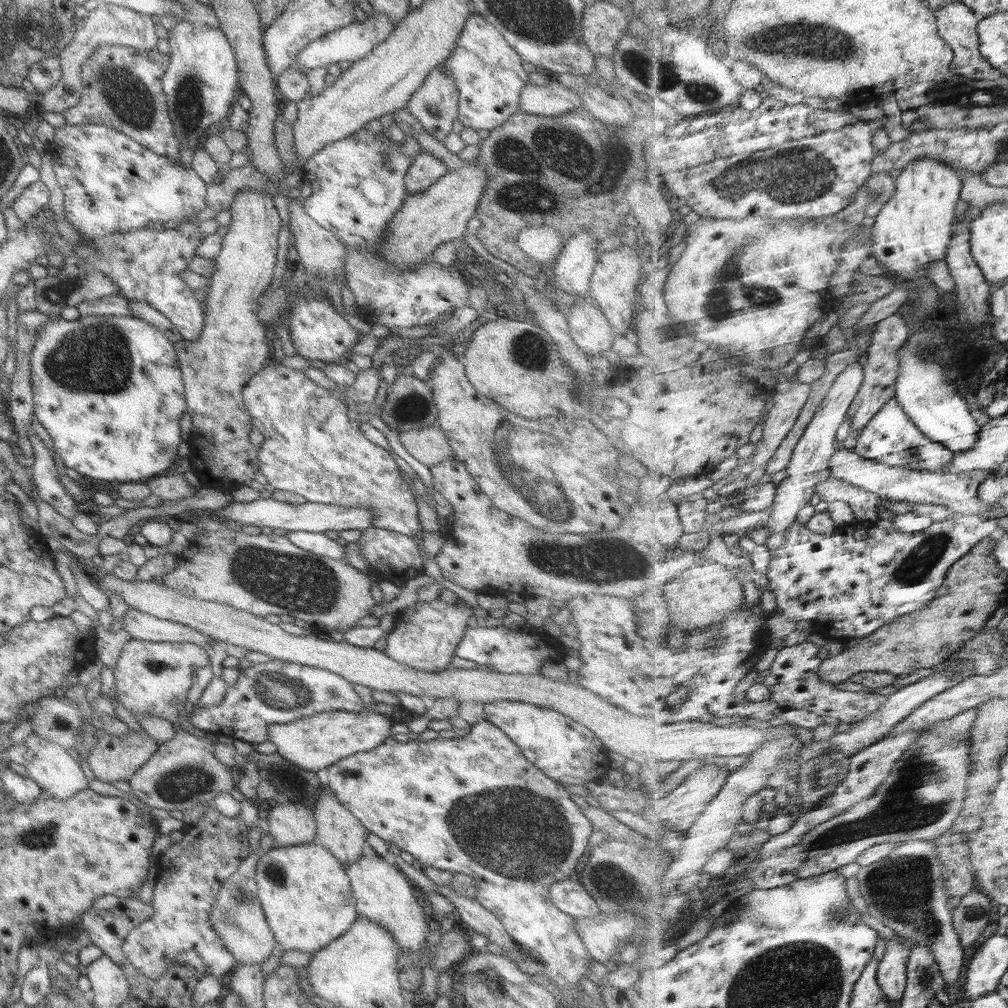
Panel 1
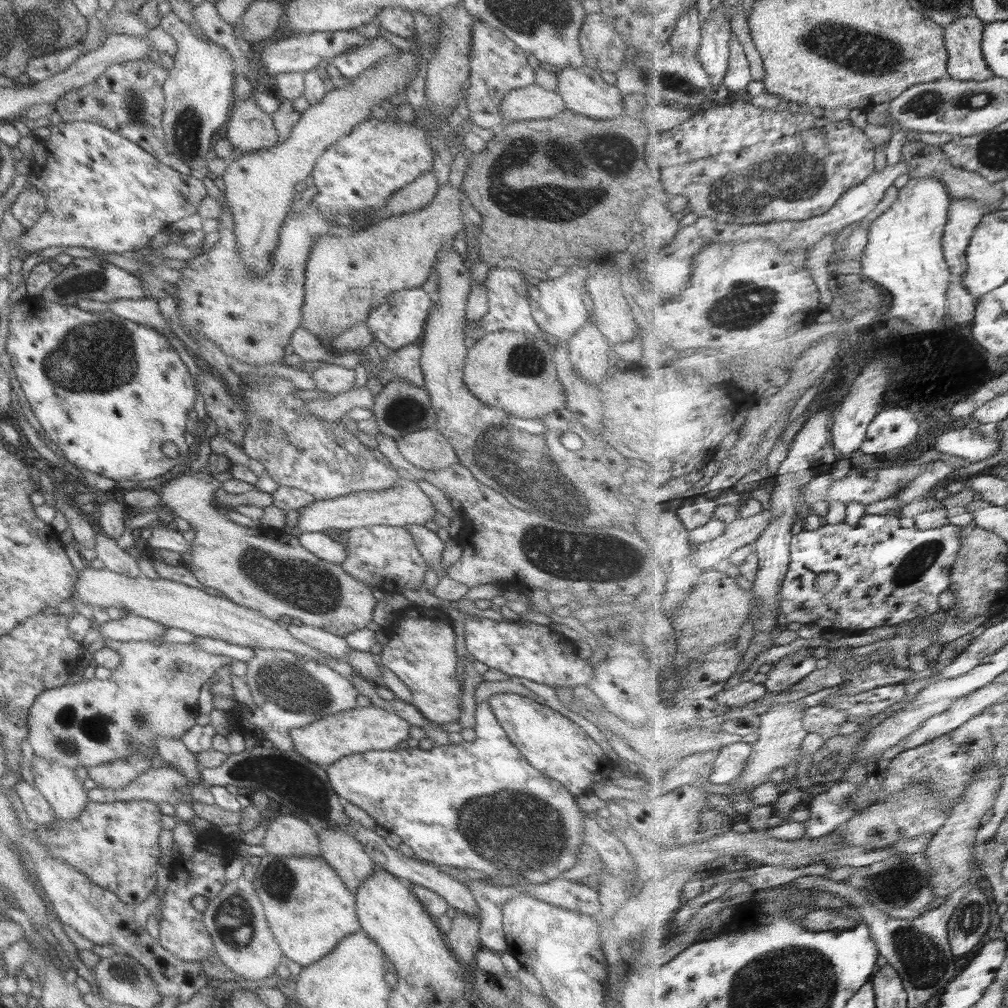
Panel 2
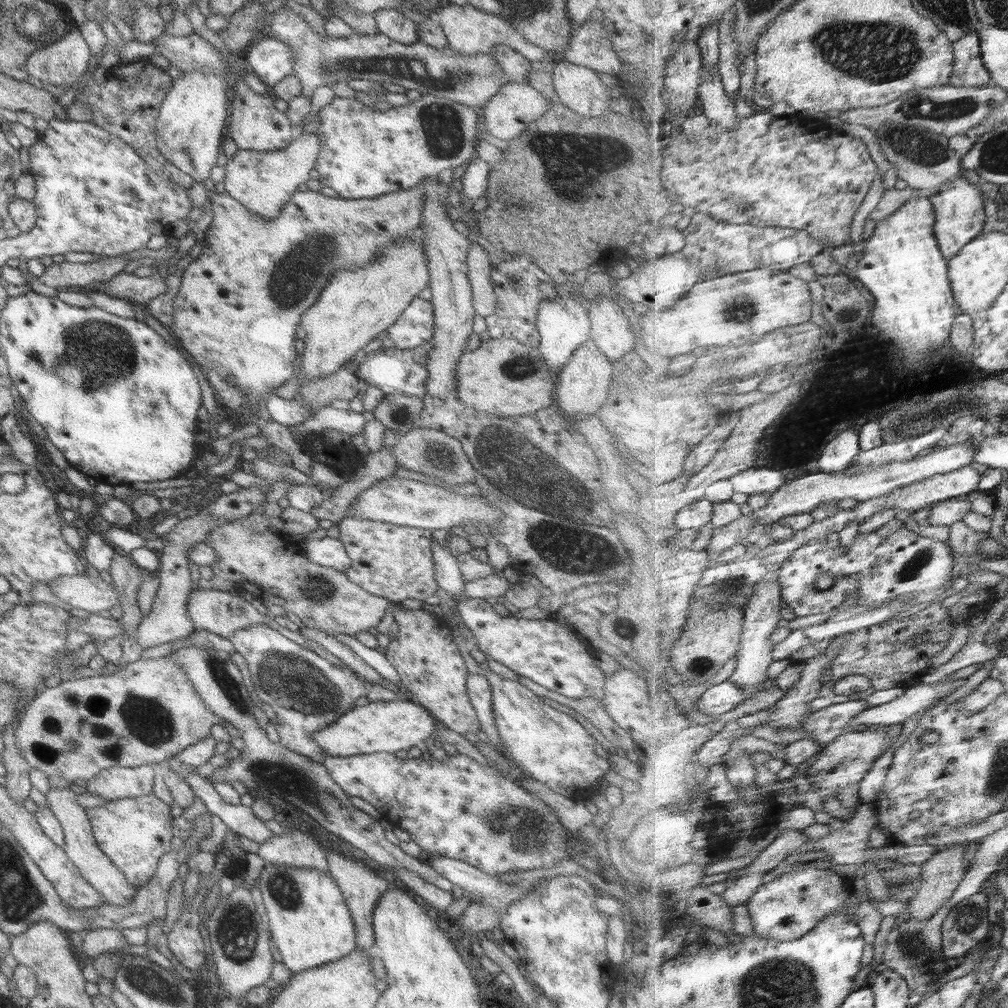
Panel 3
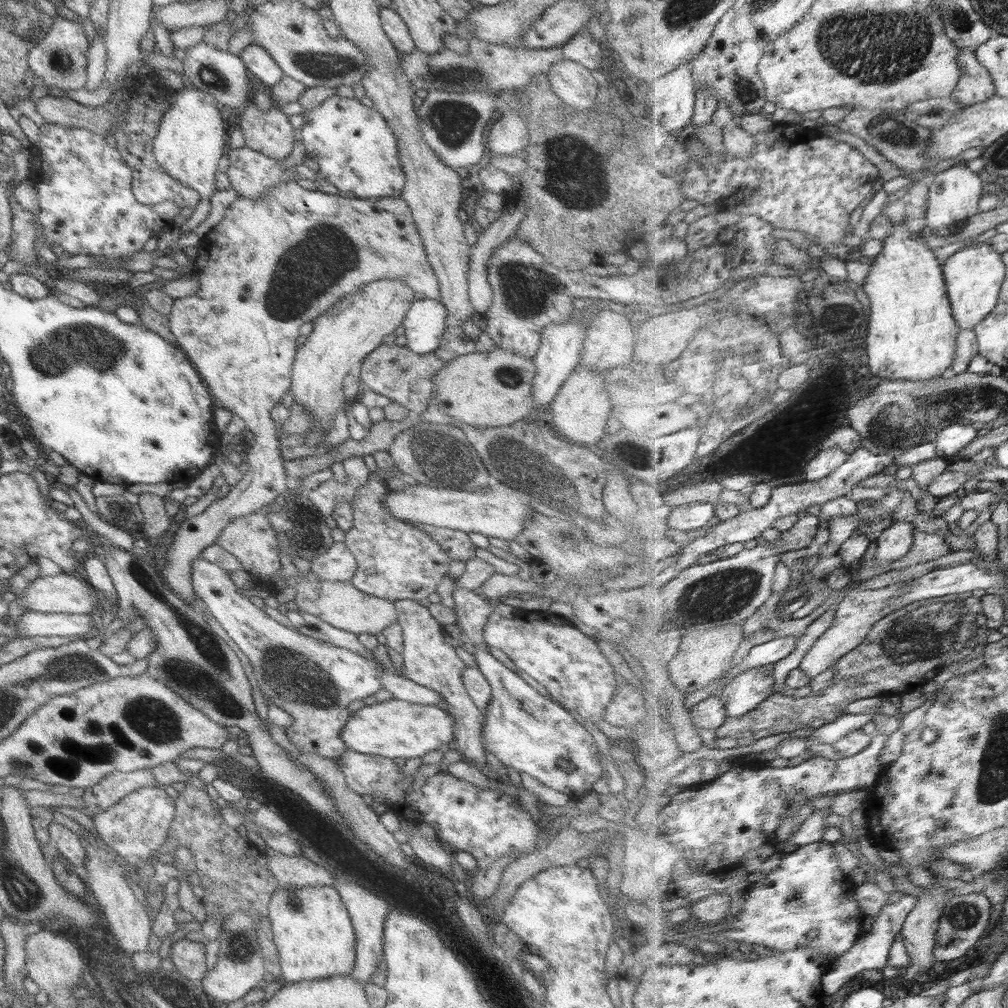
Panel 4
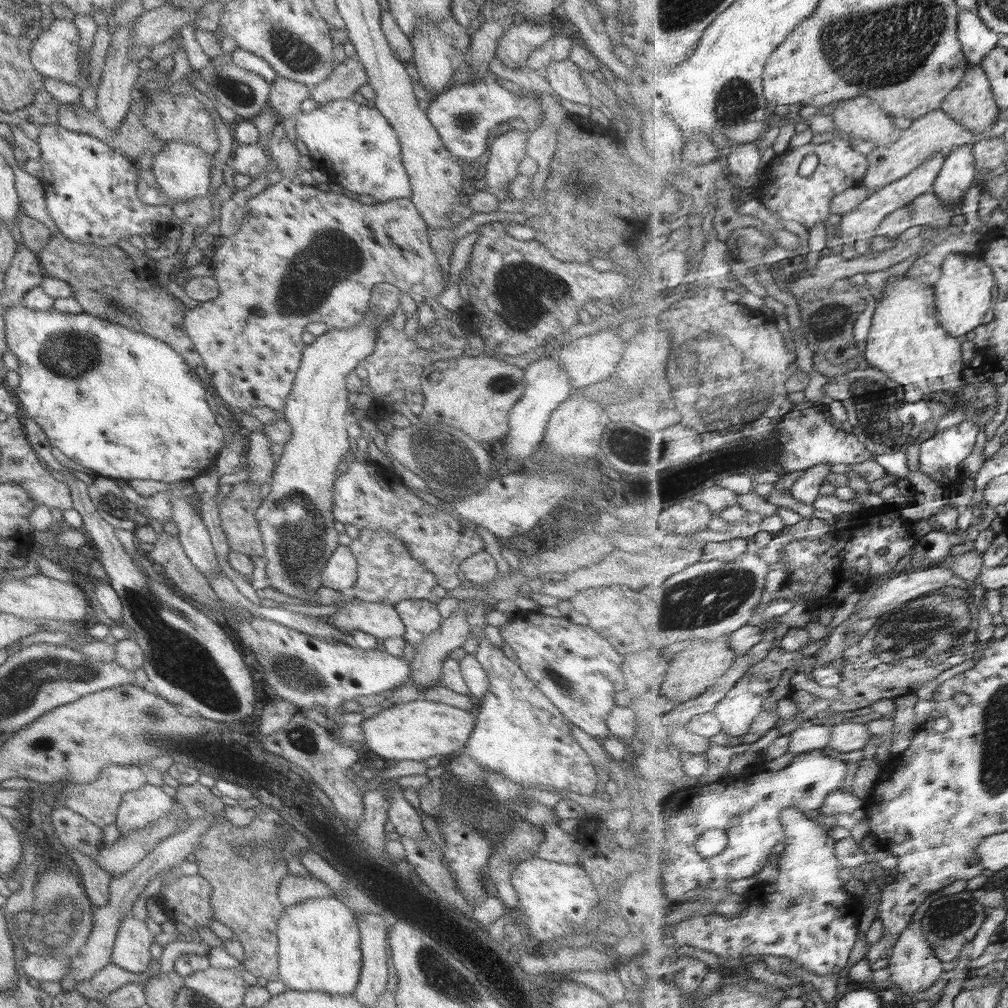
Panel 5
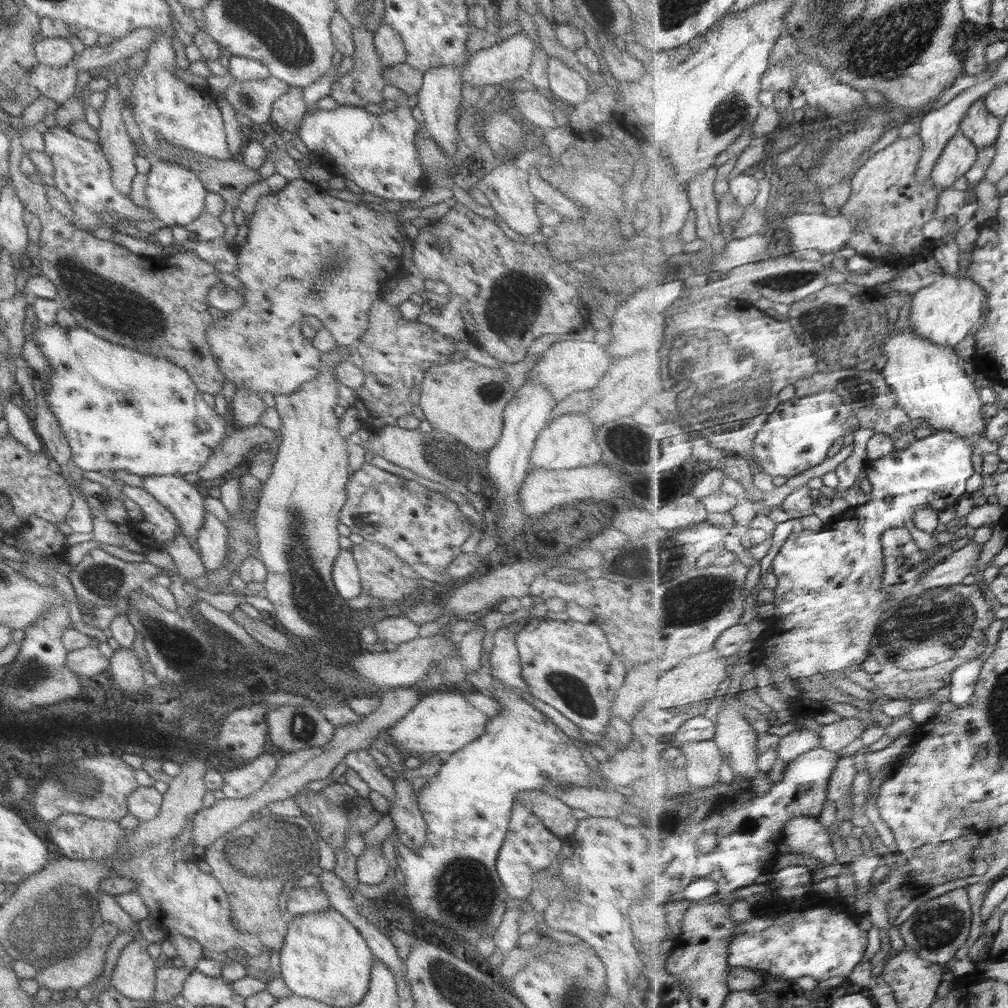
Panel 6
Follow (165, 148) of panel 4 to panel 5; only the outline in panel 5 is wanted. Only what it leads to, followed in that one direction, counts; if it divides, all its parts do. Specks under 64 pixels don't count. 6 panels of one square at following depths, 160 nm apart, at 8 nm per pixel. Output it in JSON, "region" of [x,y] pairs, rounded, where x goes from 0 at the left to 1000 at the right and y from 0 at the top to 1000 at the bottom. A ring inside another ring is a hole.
{"region":[[[165,139],[163,146],[151,155],[150,174],[164,196],[172,200],[186,200],[196,194],[205,194],[207,188],[207,171],[209,155],[201,151],[194,143],[179,139]]]}

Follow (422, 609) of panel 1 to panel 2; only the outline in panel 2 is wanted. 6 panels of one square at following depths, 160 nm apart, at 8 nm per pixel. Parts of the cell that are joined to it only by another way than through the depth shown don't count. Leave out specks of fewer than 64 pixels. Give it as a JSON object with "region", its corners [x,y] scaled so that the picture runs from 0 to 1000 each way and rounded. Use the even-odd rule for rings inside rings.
{"region":[[[400,608],[400,612],[394,615],[386,636],[379,640],[375,657],[406,684],[406,697],[426,716],[454,716],[458,685],[451,676],[451,630],[448,620],[439,615],[439,609],[430,609],[430,613],[426,613],[426,608],[423,611]]]}

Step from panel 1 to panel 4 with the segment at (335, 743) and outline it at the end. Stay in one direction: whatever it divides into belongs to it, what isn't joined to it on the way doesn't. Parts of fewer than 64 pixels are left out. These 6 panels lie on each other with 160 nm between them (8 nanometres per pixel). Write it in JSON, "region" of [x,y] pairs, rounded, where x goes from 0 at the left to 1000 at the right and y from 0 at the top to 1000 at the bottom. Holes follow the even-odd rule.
{"region":[[[390,692],[360,700],[343,714],[336,727],[340,738],[358,748],[380,752],[417,752],[438,738],[448,741],[450,716],[436,700],[413,699]]]}

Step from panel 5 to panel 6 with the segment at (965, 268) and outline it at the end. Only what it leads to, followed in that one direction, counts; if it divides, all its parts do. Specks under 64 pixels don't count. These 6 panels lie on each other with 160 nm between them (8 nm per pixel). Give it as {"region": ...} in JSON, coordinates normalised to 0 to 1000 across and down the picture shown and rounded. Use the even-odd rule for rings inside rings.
{"region":[[[938,271],[924,284],[912,288],[904,295],[903,324],[918,337],[923,337],[932,343],[946,345],[957,337],[966,323],[972,319],[975,313],[975,302],[980,294],[977,287],[964,276],[948,271]]]}

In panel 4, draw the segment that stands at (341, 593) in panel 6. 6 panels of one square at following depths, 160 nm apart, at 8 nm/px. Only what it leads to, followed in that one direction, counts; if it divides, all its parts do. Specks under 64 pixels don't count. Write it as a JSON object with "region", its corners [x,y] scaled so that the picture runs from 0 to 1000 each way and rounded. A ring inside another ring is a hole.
{"region":[[[330,538],[328,543],[311,557],[308,567],[318,577],[347,576],[352,568],[353,560],[350,552],[340,539]]]}

